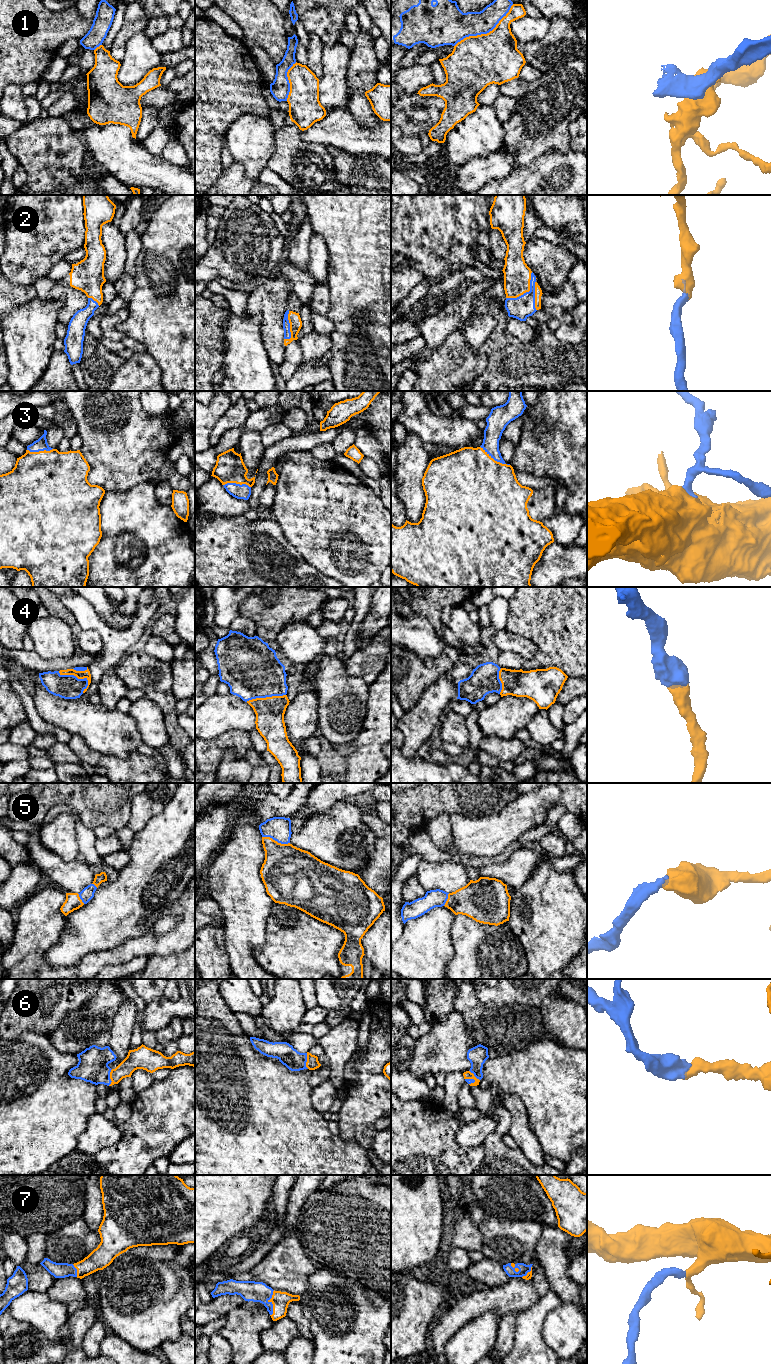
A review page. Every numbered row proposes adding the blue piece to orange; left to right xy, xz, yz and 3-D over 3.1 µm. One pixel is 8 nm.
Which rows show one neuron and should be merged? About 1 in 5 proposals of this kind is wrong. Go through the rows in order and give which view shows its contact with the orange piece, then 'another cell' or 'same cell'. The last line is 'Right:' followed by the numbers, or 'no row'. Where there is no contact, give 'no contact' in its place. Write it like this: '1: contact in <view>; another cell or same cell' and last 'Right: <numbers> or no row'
1: contact in yz; another cell
2: contact in yz; same cell
3: contact in yz; same cell
4: contact in xy; same cell
5: contact in xz; same cell
6: contact in xy; same cell
7: contact in xz; same cell
Right: 2, 3, 4, 5, 6, 7

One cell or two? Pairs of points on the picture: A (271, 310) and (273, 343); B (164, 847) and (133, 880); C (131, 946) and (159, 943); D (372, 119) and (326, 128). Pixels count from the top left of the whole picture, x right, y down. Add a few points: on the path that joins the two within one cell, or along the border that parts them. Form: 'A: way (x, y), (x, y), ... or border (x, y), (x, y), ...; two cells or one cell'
A: way (271, 318), (272, 335); one cell
B: way (158, 855), (141, 872); one cell
C: way (138, 946), (152, 944); one cell
D: border (347, 108), (362, 126), (375, 127), (379, 123); two cells

